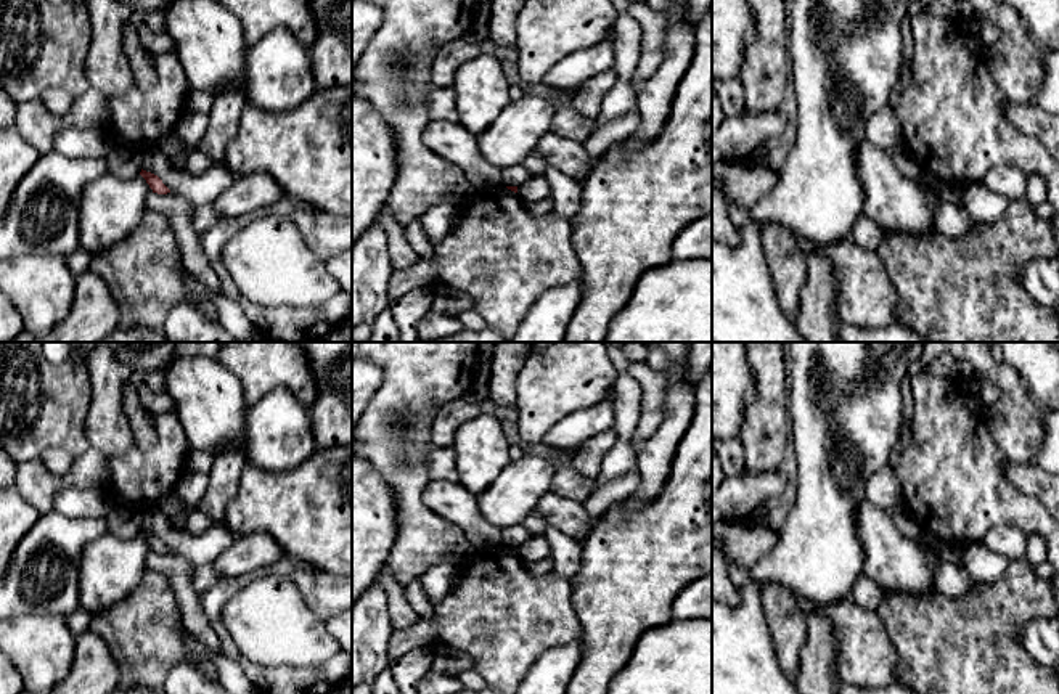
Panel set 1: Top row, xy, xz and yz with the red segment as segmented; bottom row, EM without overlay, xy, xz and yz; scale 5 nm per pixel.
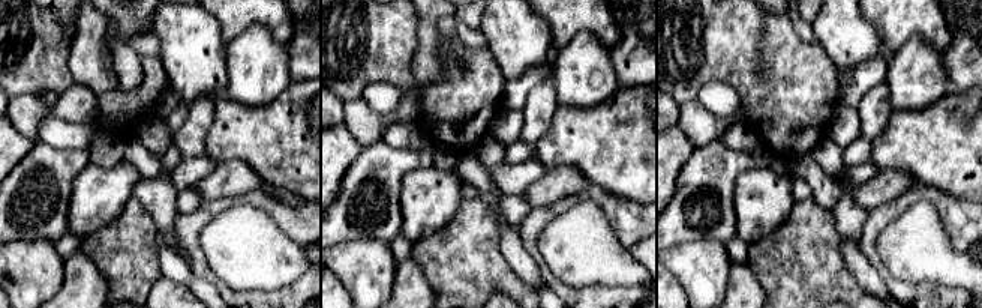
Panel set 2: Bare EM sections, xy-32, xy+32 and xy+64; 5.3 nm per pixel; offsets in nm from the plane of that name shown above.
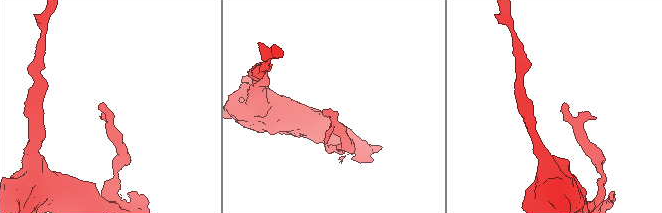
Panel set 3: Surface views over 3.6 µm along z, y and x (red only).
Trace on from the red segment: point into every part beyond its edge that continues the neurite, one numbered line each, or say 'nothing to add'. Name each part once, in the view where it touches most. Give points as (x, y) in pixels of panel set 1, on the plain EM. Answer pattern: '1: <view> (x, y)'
nothing to add

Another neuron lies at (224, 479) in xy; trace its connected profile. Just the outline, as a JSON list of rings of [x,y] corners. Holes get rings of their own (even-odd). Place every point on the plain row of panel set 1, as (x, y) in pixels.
[[[222,451],[209,472],[209,485],[198,511],[214,524],[223,524],[225,509],[238,492],[241,472],[246,466],[243,451]]]

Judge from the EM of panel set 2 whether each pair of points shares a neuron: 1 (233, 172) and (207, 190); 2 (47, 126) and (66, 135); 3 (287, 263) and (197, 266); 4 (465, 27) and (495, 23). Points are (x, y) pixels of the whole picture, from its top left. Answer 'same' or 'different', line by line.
1: same
2: same
3: different
4: different

